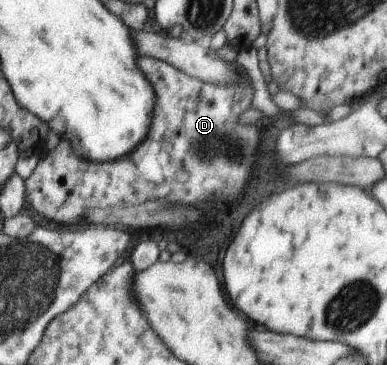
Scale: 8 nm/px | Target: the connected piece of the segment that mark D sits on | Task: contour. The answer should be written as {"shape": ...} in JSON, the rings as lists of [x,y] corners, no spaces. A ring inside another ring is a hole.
{"shape":[[[139,56],[139,68],[155,90],[155,110],[151,116],[151,128],[147,140],[143,140],[129,156],[117,162],[91,162],[75,154],[67,140],[59,140],[55,150],[40,154],[37,168],[25,180],[27,207],[47,220],[57,224],[81,225],[83,214],[91,208],[113,209],[139,206],[143,202],[161,201],[163,204],[193,205],[199,202],[237,200],[249,186],[253,166],[257,162],[257,148],[261,132],[255,125],[239,124],[239,116],[251,109],[254,89],[248,72],[235,63],[239,82],[235,84],[209,84],[197,80],[171,64],[155,58]]]}

